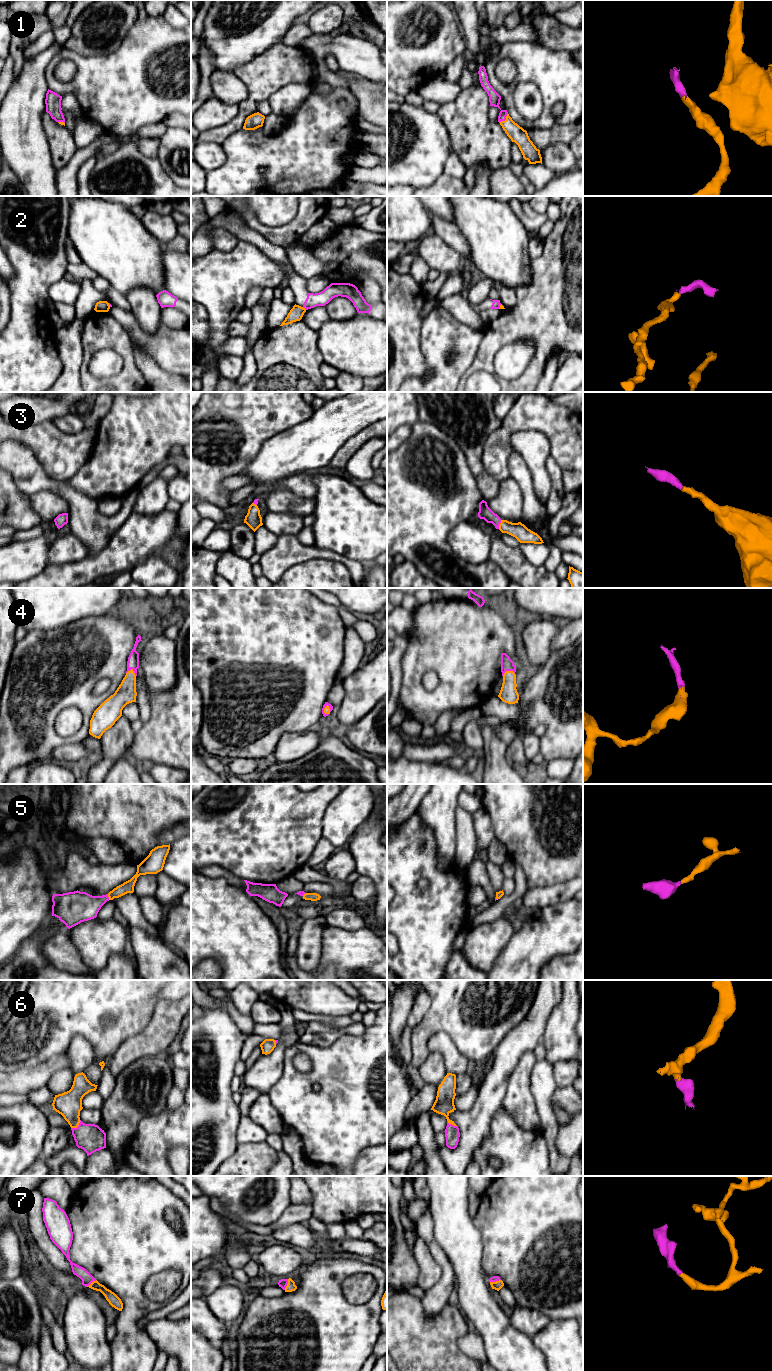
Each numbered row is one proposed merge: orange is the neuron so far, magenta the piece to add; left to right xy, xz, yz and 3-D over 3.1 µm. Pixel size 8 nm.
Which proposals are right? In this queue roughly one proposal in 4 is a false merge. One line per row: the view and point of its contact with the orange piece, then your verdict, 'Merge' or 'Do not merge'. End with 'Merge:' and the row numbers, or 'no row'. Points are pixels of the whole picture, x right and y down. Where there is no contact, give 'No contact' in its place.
1: Touches orange at yz (506, 119). Merge
2: Touches orange at xz (304, 308). Do not merge
3: Touches orange at yz (500, 524). Merge
4: Touches orange at xy (132, 670). Merge
5: Touches orange at xy (108, 896). Merge
6: Touches orange at xy (77, 1126). Merge
7: Touches orange at xz (287, 1284). Merge
Merge: 1, 3, 4, 5, 6, 7

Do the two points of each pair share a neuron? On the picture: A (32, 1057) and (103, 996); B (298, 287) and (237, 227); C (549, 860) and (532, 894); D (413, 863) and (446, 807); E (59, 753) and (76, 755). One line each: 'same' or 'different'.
A: same
B: same
C: different
D: different
E: same

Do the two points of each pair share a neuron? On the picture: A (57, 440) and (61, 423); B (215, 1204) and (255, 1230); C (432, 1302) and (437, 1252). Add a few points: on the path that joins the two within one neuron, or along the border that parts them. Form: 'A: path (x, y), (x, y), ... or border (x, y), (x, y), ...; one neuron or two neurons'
A: border (52, 420), (65, 433), (79, 433), (83, 430); two neurons
B: path (225, 1214), (245, 1227); one neuron
C: path (441, 1290), (445, 1285), (445, 1264); one neuron

